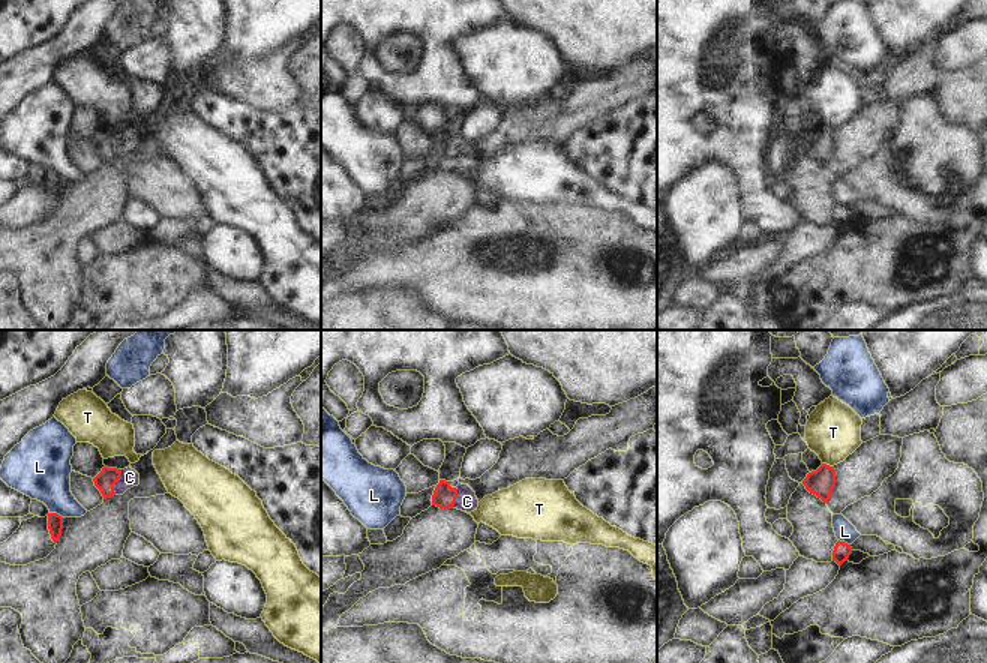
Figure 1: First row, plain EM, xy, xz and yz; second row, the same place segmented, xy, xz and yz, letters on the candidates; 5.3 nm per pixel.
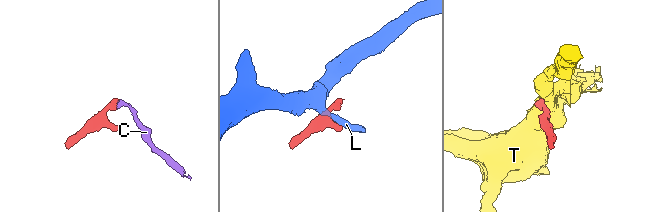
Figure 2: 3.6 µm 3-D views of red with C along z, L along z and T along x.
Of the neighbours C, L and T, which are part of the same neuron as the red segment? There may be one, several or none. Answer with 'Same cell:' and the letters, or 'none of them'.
Same cell: C

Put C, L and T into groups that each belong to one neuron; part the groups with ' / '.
C / L / T

